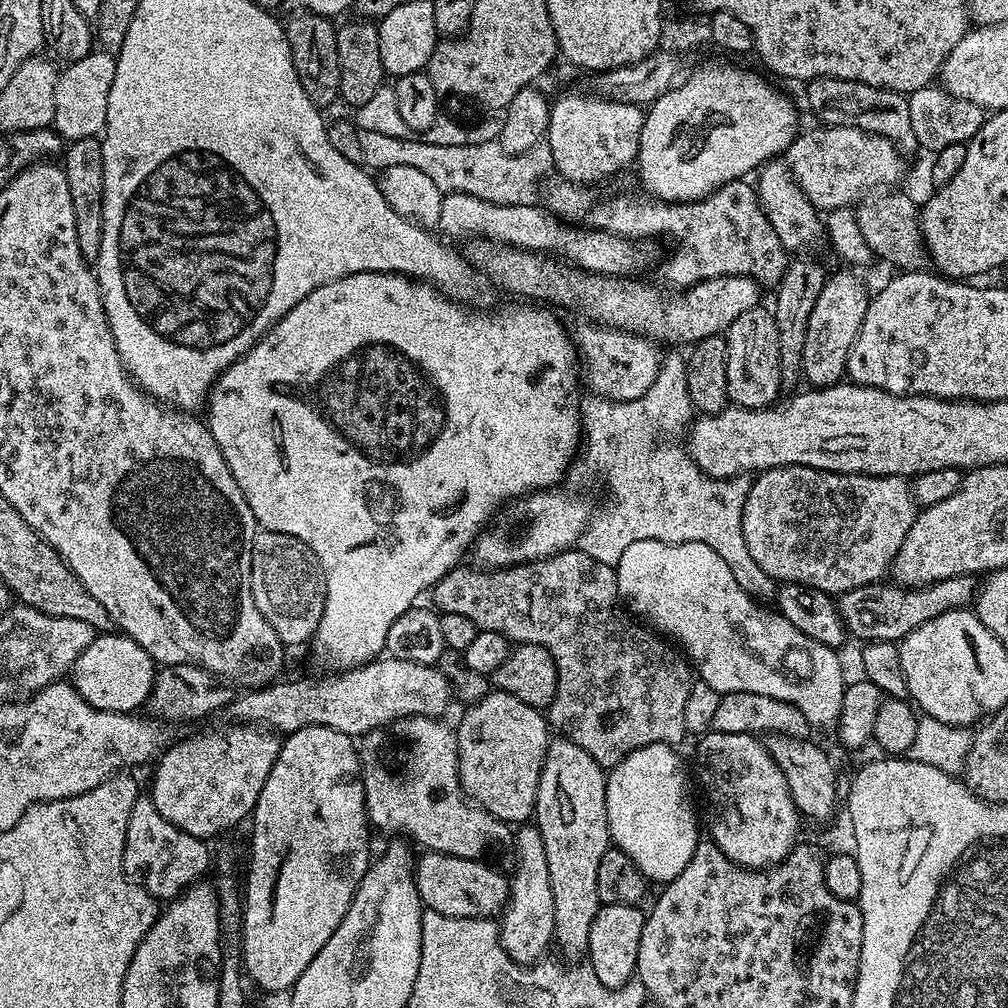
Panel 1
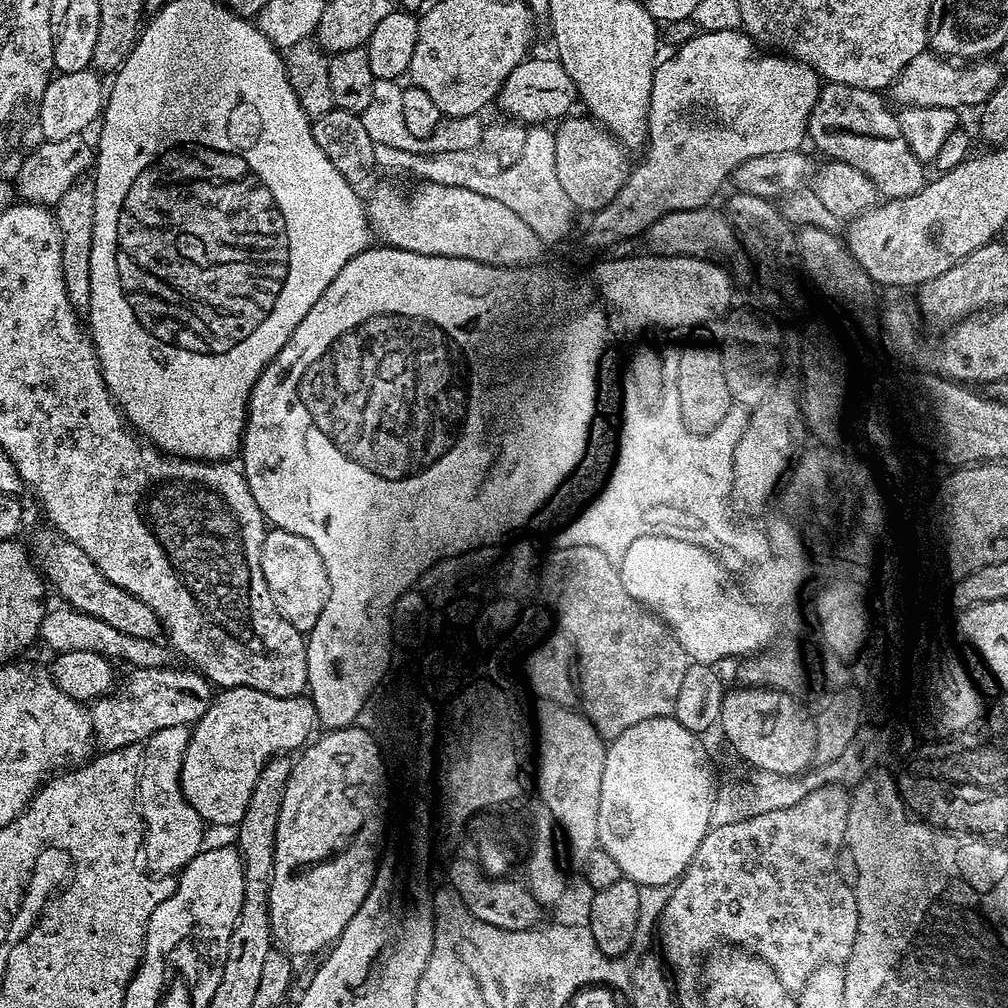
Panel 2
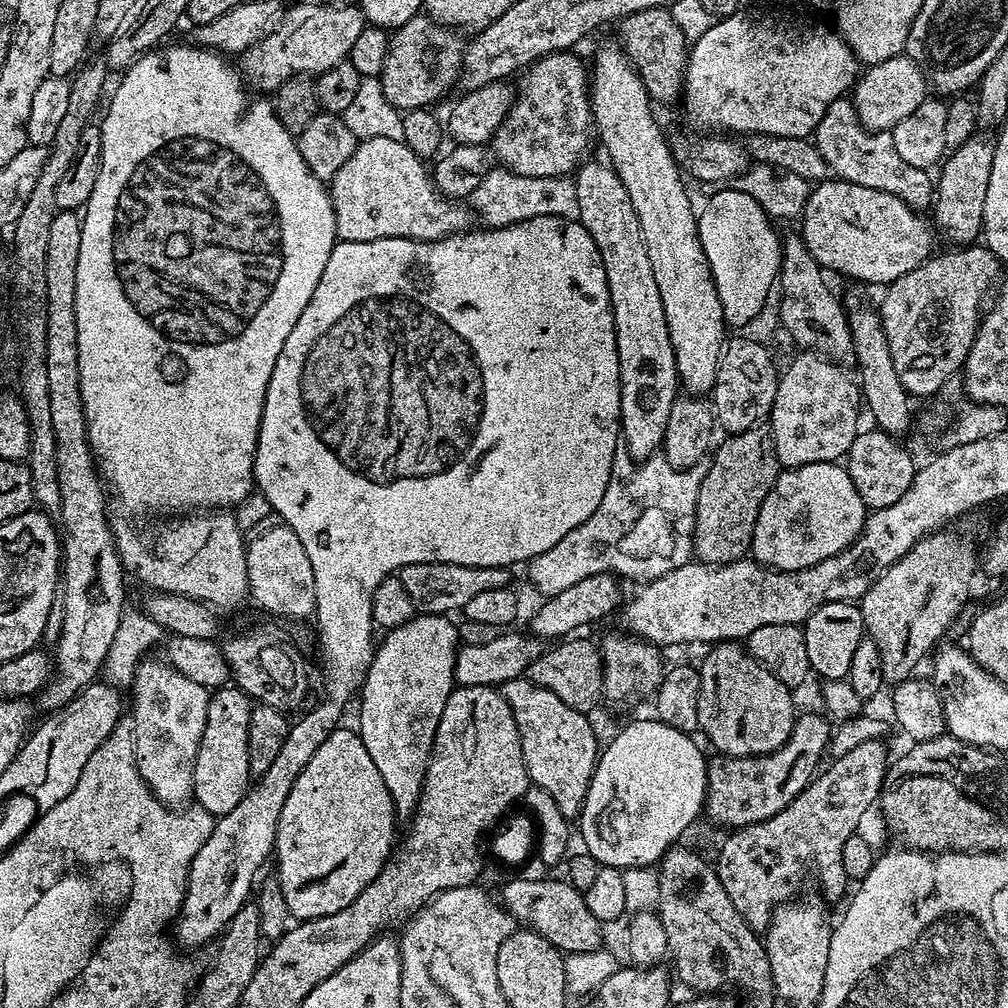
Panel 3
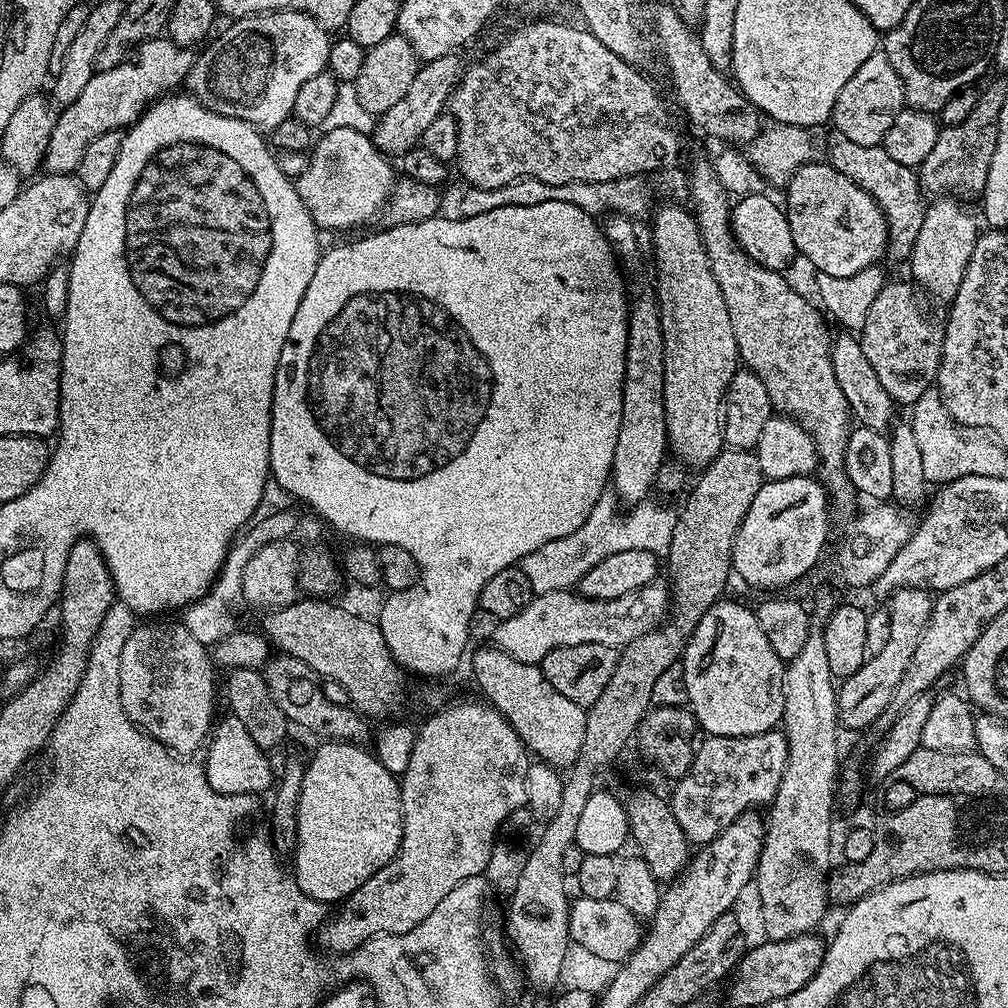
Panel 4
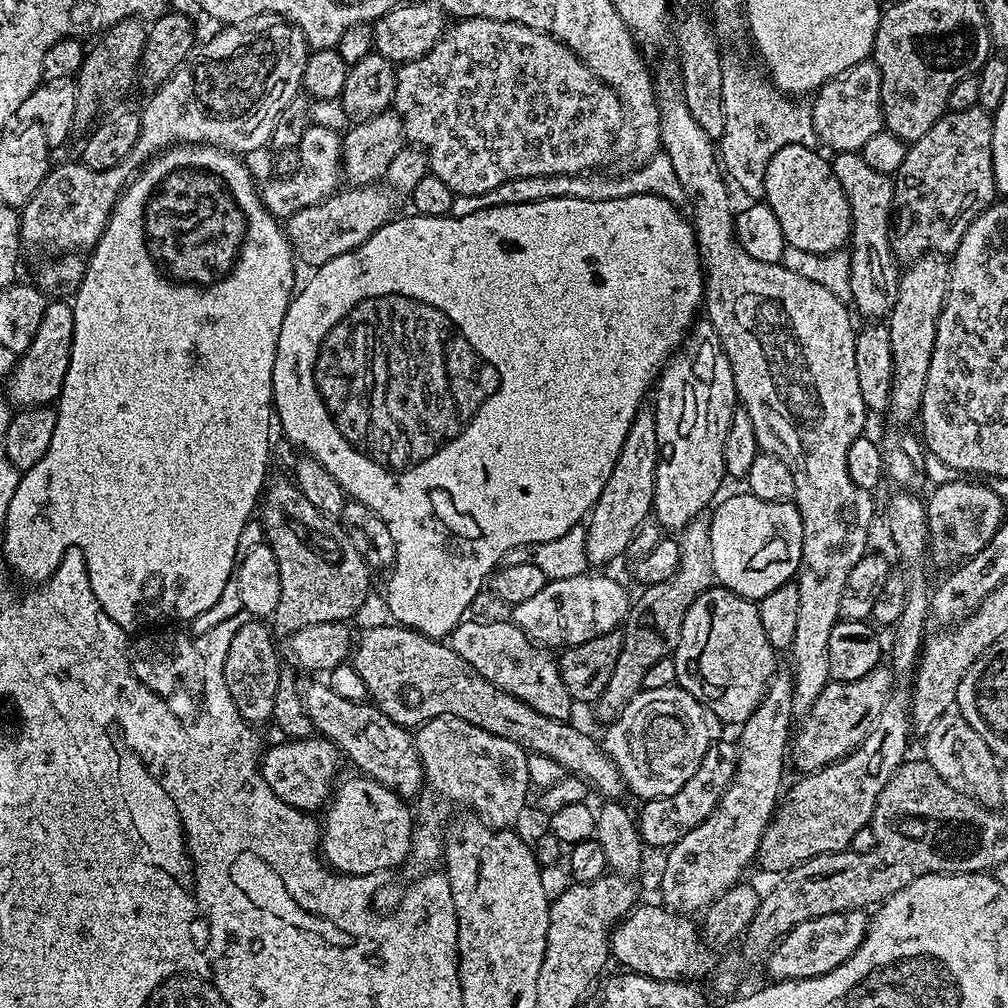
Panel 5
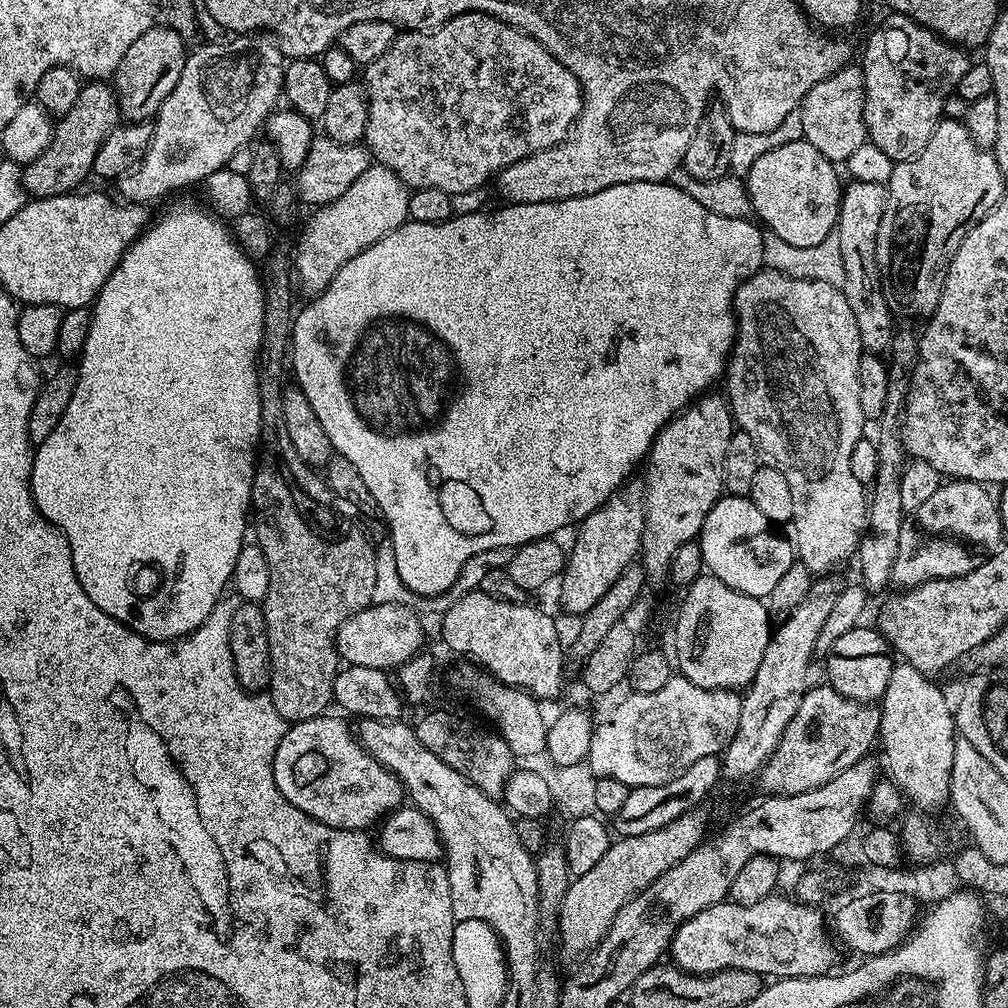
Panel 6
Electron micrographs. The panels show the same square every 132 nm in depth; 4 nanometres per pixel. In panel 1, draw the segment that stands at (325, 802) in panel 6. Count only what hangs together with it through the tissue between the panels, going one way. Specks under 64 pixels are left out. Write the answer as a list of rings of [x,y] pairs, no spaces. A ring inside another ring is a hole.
[[[232,722],[229,728],[200,732],[197,736],[188,736],[185,740],[178,741],[177,744],[175,741],[164,749],[154,764],[156,773],[152,776],[150,795],[158,814],[162,814],[166,822],[174,822],[174,826],[186,830],[186,834],[205,842],[243,820],[245,823],[256,809],[258,794],[262,794],[262,786],[266,786],[266,778],[278,758],[281,743],[281,737],[275,731],[265,730],[248,722]]]

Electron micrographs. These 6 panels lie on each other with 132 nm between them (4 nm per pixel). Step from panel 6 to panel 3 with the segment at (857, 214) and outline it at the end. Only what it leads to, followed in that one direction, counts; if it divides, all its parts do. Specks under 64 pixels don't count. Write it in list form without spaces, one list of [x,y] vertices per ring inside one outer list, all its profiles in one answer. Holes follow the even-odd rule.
[[[841,98],[830,102],[826,114],[822,114],[816,127],[814,143],[829,169],[837,177],[858,186],[894,194],[917,210],[928,210],[933,207],[933,177],[928,177],[929,173],[923,168],[910,166],[910,162],[899,156],[898,149],[894,147],[891,131],[871,132],[869,128],[863,128],[851,99]]]

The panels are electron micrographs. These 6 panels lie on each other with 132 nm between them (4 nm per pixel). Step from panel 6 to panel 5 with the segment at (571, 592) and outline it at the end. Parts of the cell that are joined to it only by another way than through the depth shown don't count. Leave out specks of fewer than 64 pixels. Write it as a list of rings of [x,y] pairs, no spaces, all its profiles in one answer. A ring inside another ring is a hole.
[[[642,406],[636,411],[634,422],[626,434],[626,442],[622,442],[622,454],[618,454],[618,462],[614,462],[614,470],[610,470],[610,478],[606,478],[606,486],[602,486],[602,494],[598,494],[598,502],[593,506],[586,520],[586,554],[589,565],[608,564],[615,556],[623,557],[628,551],[631,540],[638,533],[644,519],[652,512],[654,502],[654,482],[656,481],[656,463],[658,462],[658,434],[656,433],[656,414],[651,407]]]

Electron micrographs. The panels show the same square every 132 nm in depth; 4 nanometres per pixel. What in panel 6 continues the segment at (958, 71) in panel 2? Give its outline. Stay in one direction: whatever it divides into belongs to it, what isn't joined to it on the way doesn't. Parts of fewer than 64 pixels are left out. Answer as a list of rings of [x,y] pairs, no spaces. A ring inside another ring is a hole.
[[[849,62],[844,67],[830,74],[830,78],[822,78],[818,86],[814,86],[804,95],[804,103],[798,109],[800,119],[800,131],[803,139],[833,162],[846,162],[858,146],[862,146],[868,140],[868,131],[866,130],[866,118],[864,117],[864,70],[859,63]]]

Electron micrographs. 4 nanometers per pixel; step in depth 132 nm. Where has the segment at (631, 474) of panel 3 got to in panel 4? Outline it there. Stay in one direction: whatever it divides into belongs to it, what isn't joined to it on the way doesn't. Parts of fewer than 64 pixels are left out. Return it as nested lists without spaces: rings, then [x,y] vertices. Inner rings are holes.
[[[606,490],[594,502],[594,510],[574,530],[574,534],[566,534],[566,538],[558,538],[554,542],[546,542],[546,546],[538,546],[538,550],[530,550],[519,562],[522,574],[530,581],[533,593],[541,596],[551,592],[567,592],[579,585],[580,579],[591,568],[598,566],[602,558],[610,558],[610,554],[622,554],[622,550],[650,550],[657,554],[667,553],[670,538],[674,538],[674,526],[678,516],[671,507],[651,499],[633,504],[627,509],[625,516],[620,516],[622,505],[616,499],[615,491]]]

